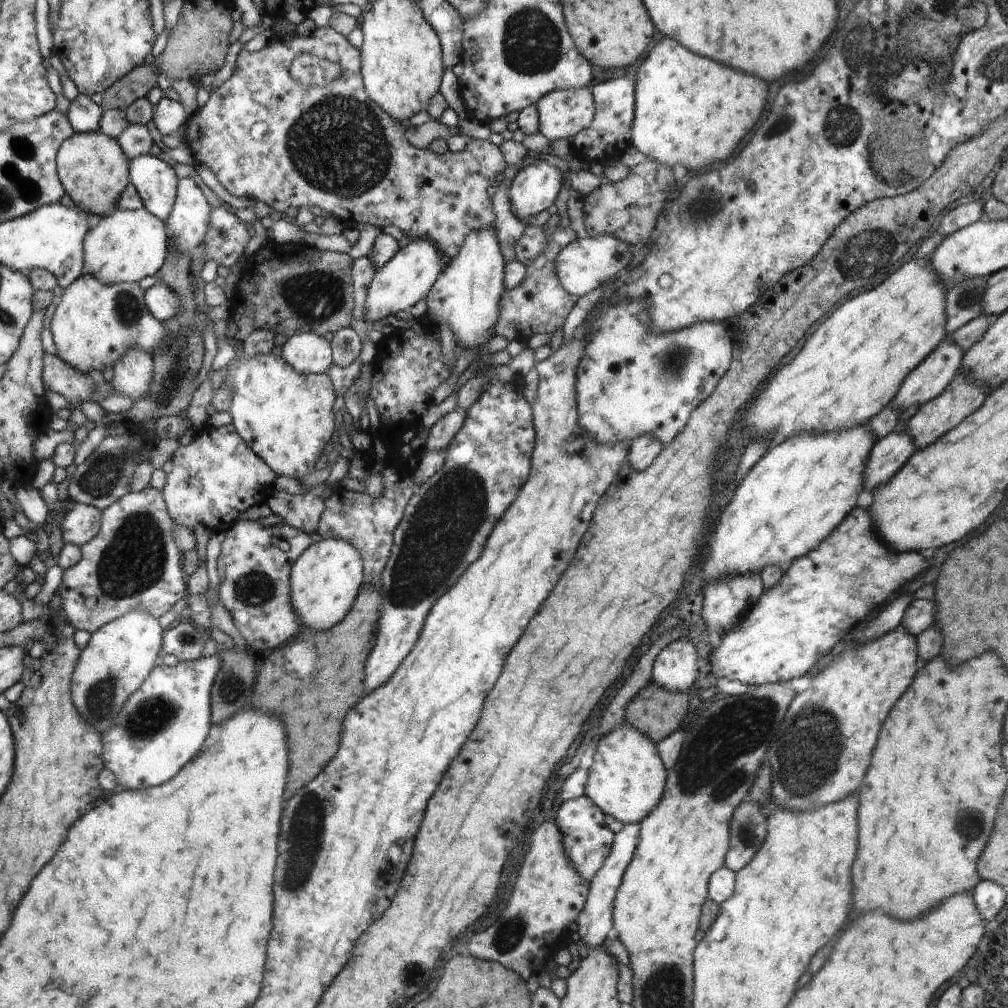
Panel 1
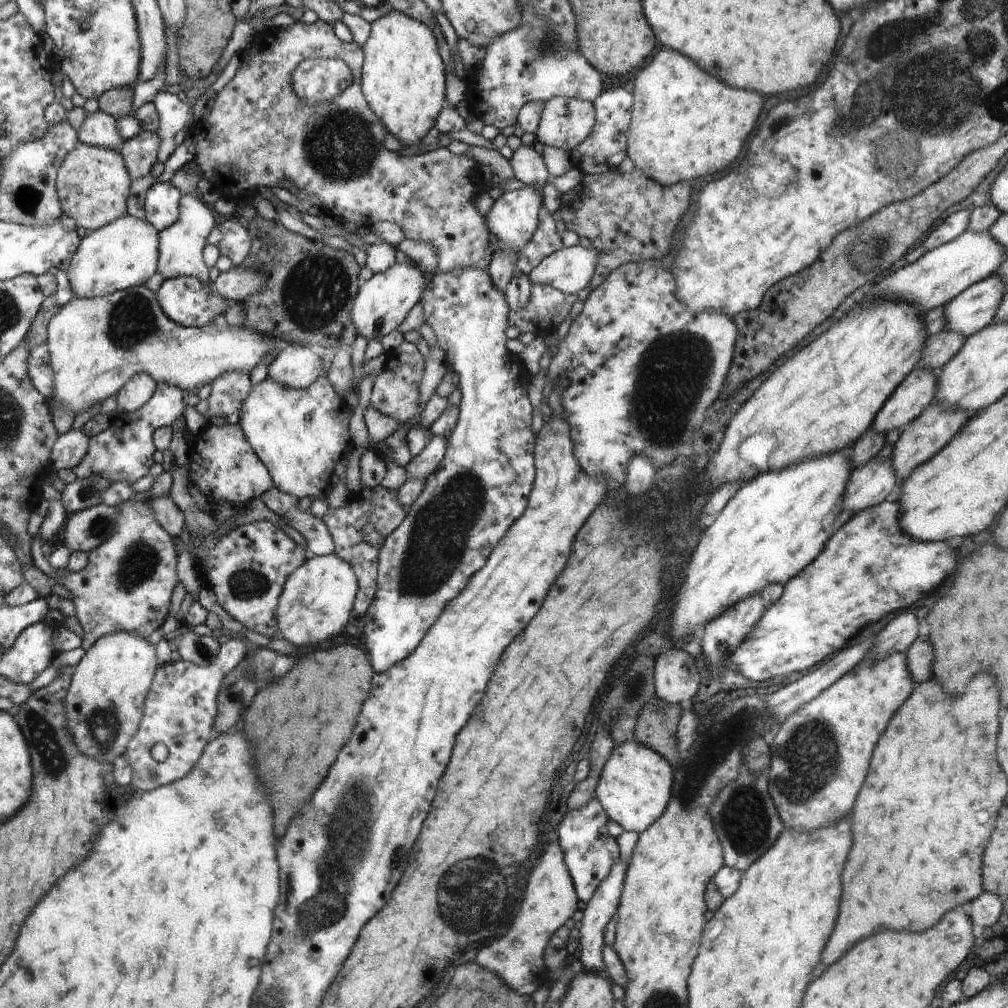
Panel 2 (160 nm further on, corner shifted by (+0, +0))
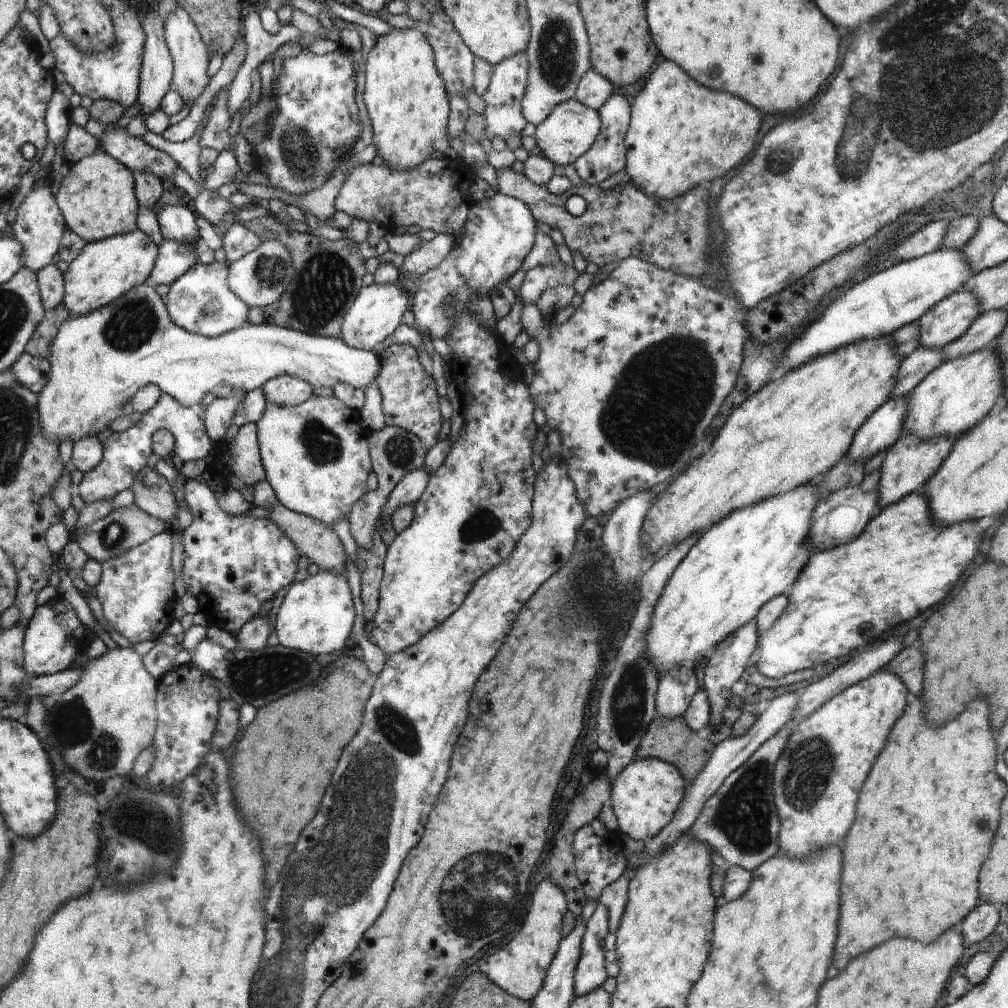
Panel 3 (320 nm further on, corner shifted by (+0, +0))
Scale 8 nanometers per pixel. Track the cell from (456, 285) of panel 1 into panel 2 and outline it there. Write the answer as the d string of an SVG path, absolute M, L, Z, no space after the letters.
M470 267L447 273L436 271L432 274L430 284L430 288L426 288L425 295L422 296L424 320L434 331L434 336L436 336L438 341L437 346L443 350L448 366L458 374L458 388L461 390L462 398L458 406L459 417L456 426L452 434L447 438L447 449L445 450L444 458L440 461L438 468L425 480L424 490L422 490L416 502L409 506L407 510L408 518L398 526L392 535L388 535L385 538L380 550L376 598L373 600L369 610L365 612L366 620L364 627L366 638L364 646L369 648L375 674L384 672L388 667L394 666L397 662L404 660L404 658L414 652L414 649L422 642L422 638L424 638L428 629L439 619L448 601L456 598L459 592L466 588L472 575L484 567L492 549L502 540L502 537L509 531L514 522L524 514L526 506L528 506L528 494L530 494L534 482L534 434L532 434L532 428L530 428L534 410L532 410L532 404L528 400L528 394L520 392L520 390L514 390L516 388L516 377L514 377L513 368L511 367L513 360L510 359L510 352L506 349L507 338L506 333L504 333L506 327L509 326L511 312L506 296L493 283L492 277L486 269Z

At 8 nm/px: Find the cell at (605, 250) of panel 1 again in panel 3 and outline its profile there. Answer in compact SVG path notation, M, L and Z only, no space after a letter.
M556 258L554 266L536 266L526 272L522 282L520 298L522 302L535 304L550 288L561 286L574 286L580 272L573 265L567 265Z

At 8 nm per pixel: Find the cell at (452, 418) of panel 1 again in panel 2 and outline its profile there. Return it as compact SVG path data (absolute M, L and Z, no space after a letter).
M433 436L420 454L412 457L412 460L405 466L407 478L425 481L438 468L446 449L447 439Z

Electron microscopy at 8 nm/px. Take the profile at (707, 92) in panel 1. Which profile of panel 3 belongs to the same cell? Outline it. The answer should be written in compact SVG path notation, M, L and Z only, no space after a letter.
M667 59L658 64L630 104L625 170L633 184L654 198L682 196L702 180L720 178L742 164L754 150L762 124L756 108L726 92L712 92L700 86Z

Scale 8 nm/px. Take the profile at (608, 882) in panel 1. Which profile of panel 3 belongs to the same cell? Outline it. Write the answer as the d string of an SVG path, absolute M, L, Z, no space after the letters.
M598 903L585 924L580 959L574 974L575 997L598 991L609 977L605 961L605 940L610 934L608 918L608 908Z

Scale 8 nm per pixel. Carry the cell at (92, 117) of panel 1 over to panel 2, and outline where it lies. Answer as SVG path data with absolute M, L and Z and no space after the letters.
M100 110L85 117L82 126L77 130L77 136L82 143L114 149L119 153L124 142L117 127L117 120Z

